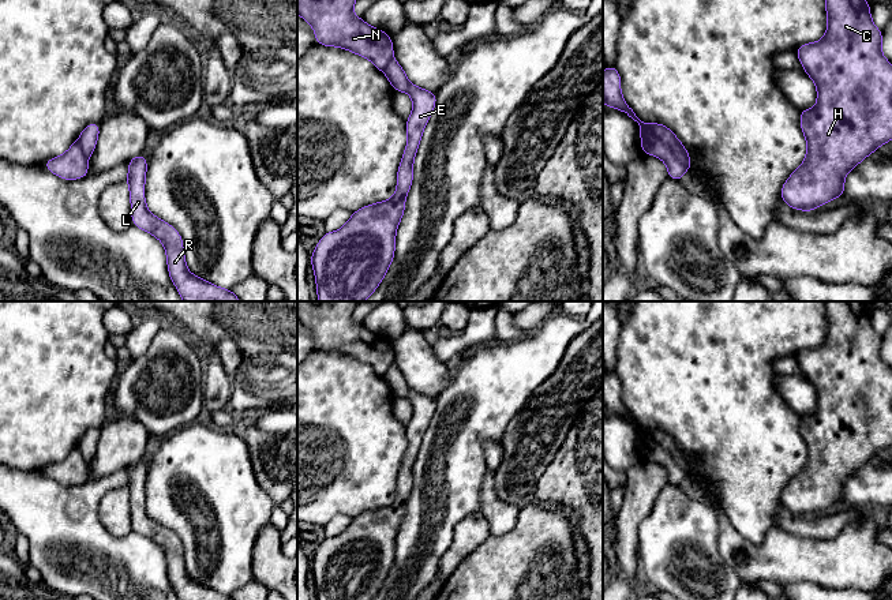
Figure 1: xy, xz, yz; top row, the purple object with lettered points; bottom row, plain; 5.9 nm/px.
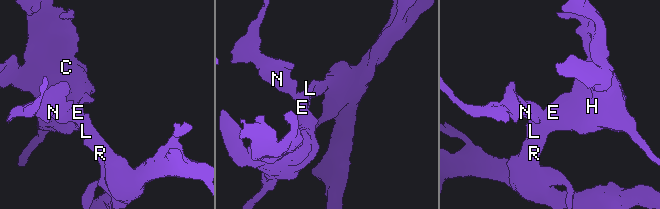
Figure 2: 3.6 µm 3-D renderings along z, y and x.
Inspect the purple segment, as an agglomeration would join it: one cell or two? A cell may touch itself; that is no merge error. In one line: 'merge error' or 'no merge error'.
merge error

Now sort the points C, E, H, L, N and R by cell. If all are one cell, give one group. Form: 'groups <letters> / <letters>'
groups C E H L R / N

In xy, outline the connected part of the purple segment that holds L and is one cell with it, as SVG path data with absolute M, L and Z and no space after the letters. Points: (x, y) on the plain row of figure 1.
M138 460L128 468L125 488L130 492L132 530L155 541L165 554L168 578L180 600L235 600L231 595L191 580L185 571L183 544L168 528L153 521L145 506L147 465Z

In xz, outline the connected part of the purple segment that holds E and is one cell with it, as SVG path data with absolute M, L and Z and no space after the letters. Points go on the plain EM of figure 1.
M394 364L383 378L394 397L408 398L413 406L405 431L408 447L397 477L396 499L389 506L352 518L341 535L326 537L319 545L311 559L318 600L372 600L394 563L396 537L413 487L413 466L434 417L436 398L413 391Z

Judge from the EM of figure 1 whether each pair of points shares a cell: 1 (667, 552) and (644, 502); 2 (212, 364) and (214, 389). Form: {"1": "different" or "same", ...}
{"1": "different", "2": "same"}

